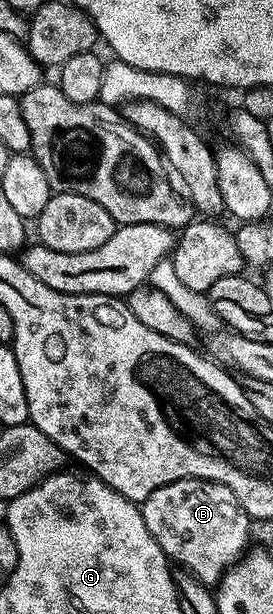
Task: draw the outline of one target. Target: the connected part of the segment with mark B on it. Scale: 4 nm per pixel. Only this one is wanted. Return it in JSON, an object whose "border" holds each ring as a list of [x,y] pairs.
{"border":[[[185,478],[172,480],[172,484],[164,484],[156,488],[140,504],[144,524],[148,524],[148,532],[160,544],[175,567],[181,568],[185,573],[191,574],[196,580],[202,582],[207,588],[217,587],[236,562],[247,553],[250,542],[250,525],[252,519],[242,505],[238,502],[236,492],[219,482],[209,482],[203,478]]]}

